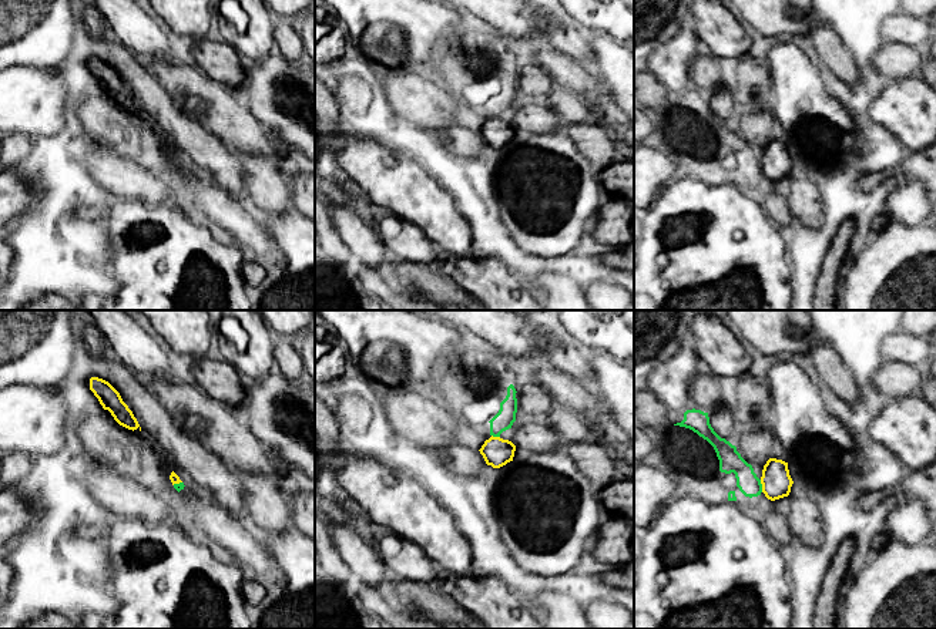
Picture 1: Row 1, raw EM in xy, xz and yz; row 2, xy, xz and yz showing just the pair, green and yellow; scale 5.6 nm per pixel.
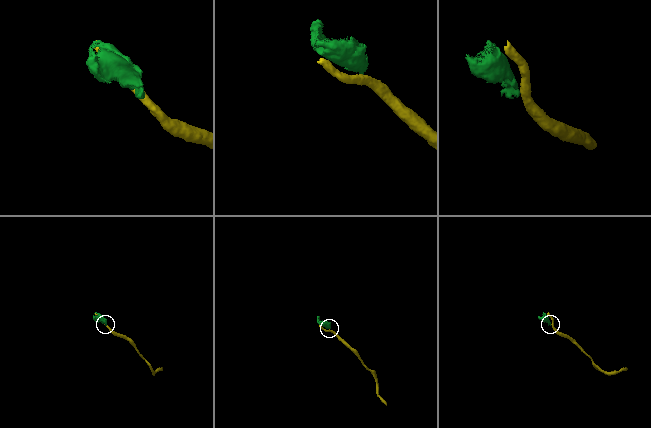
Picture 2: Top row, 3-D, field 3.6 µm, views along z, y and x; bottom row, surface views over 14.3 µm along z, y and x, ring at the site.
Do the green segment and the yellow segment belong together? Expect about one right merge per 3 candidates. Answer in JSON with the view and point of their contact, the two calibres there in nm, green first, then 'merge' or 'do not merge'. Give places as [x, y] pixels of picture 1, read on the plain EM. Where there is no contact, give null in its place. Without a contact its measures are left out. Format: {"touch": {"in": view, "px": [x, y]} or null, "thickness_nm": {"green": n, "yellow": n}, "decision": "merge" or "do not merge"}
{"touch": {"in": "yz", "px": [761, 167]}, "thickness_nm": {"green": 130, "yellow": 170}, "decision": "do not merge"}

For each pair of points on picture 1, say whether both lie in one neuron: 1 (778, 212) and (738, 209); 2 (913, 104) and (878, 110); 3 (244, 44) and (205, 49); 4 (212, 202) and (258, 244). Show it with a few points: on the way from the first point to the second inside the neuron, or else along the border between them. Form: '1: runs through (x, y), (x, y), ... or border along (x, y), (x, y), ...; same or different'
1: border along (762, 208), (780, 228); different
2: runs through (905, 107), (886, 110); same
3: border along (217, 37), (227, 41), (240, 54); different
4: runs through (224, 209), (247, 232); same

